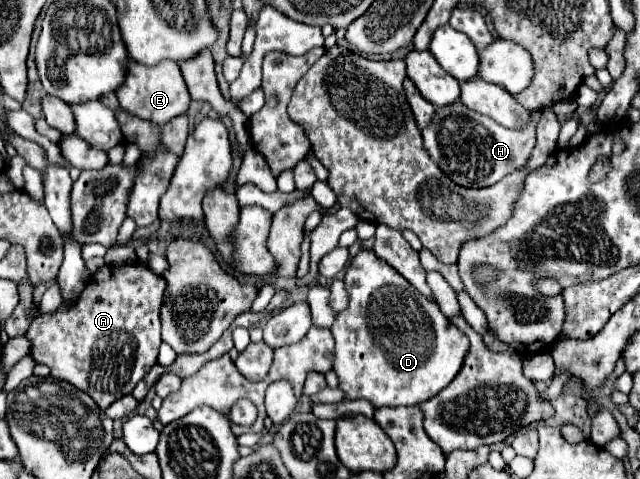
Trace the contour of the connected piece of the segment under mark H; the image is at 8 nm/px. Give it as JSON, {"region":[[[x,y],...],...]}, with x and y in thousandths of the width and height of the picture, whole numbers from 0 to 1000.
{"region":[[[722,213],[684,225],[672,263],[659,271],[663,305],[688,355],[713,384],[728,392],[756,392],[784,376],[791,363],[822,342],[838,301],[838,255],[844,234],[831,234],[828,263],[819,271],[794,271],[769,246],[731,230]]]}

